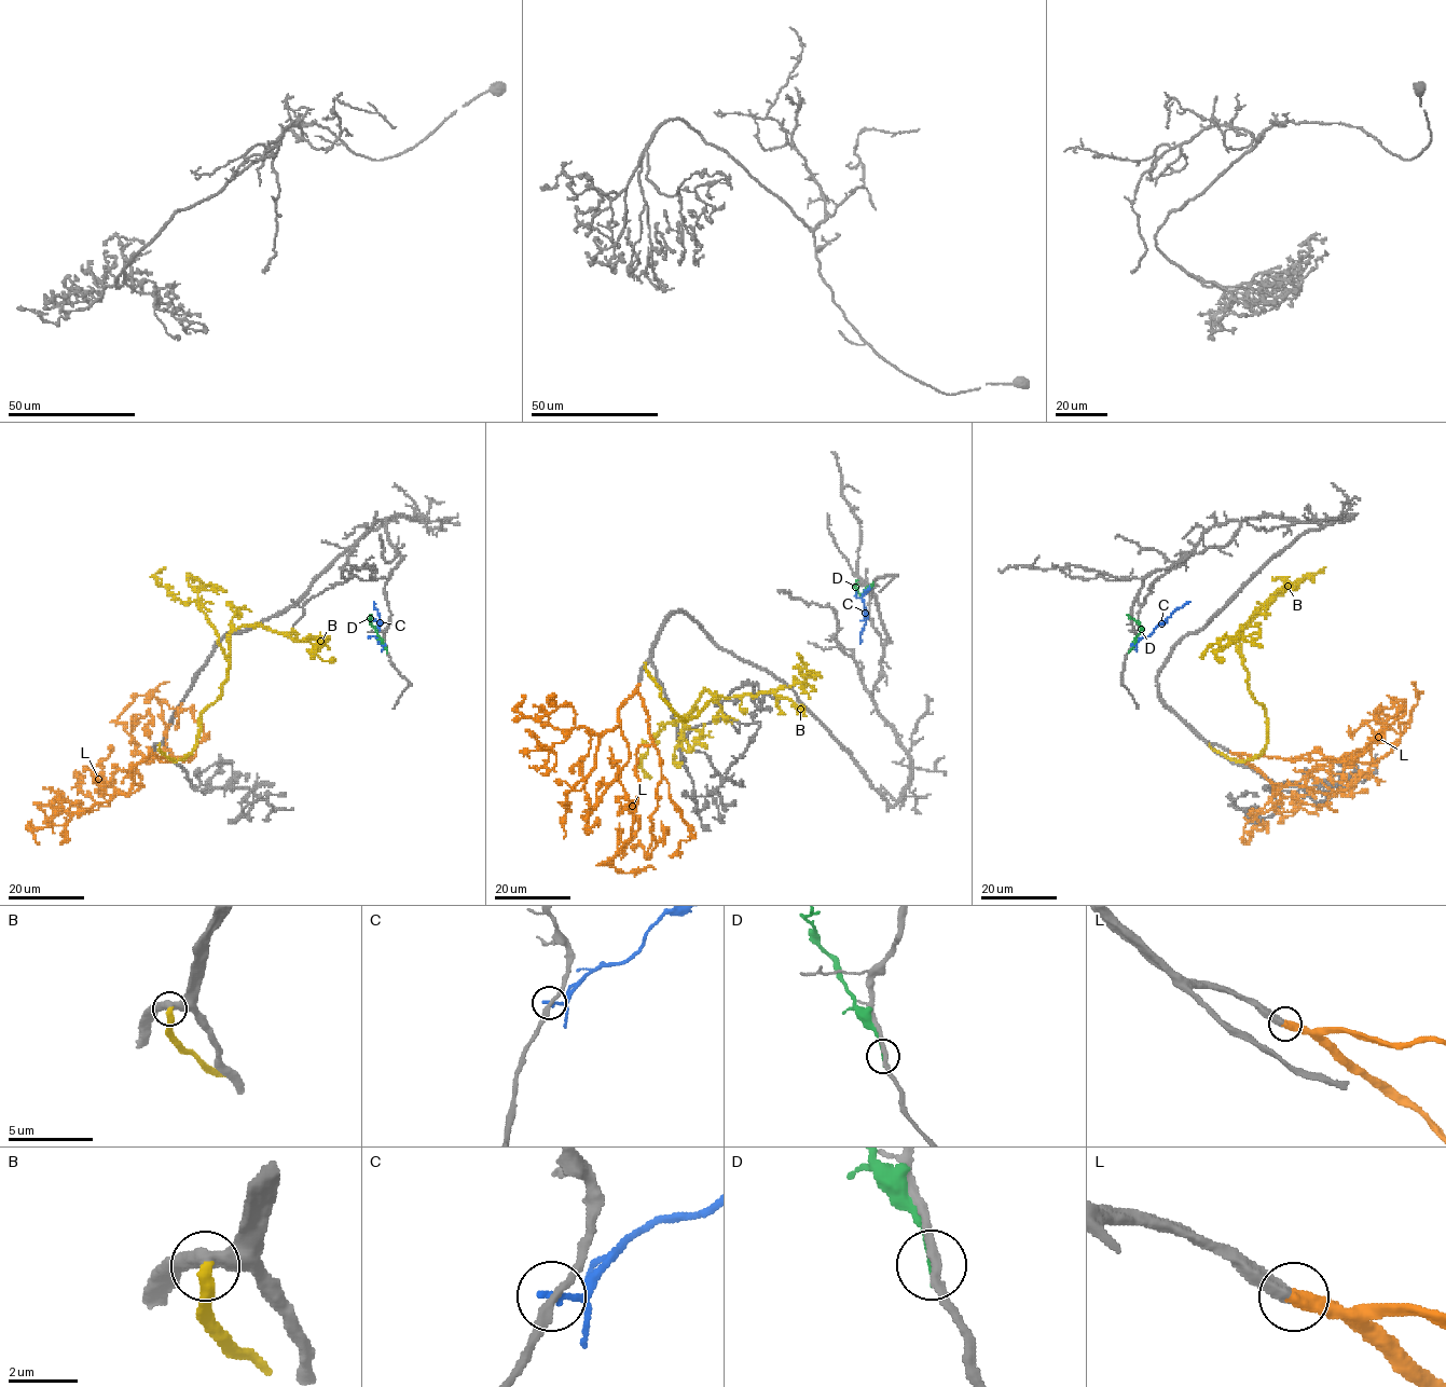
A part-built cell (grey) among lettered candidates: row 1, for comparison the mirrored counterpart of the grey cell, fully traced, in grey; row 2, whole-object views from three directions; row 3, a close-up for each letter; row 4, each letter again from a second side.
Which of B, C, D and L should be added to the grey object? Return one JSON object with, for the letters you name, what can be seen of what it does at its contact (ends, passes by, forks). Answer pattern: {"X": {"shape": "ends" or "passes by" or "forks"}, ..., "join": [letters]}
{"L": {"shape": "ends"}, "join": ["L"]}

